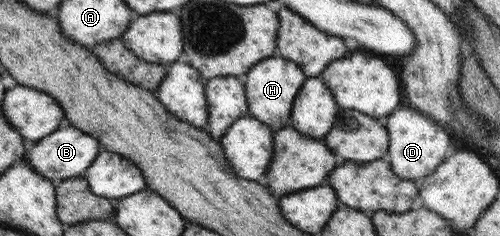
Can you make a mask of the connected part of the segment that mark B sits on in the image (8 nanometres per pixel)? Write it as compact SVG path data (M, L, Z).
M64 125L51 133L50 136L43 137L42 140L28 145L24 160L42 177L59 182L84 177L87 169L94 163L101 150L100 142L91 134L76 129L76 126Z

